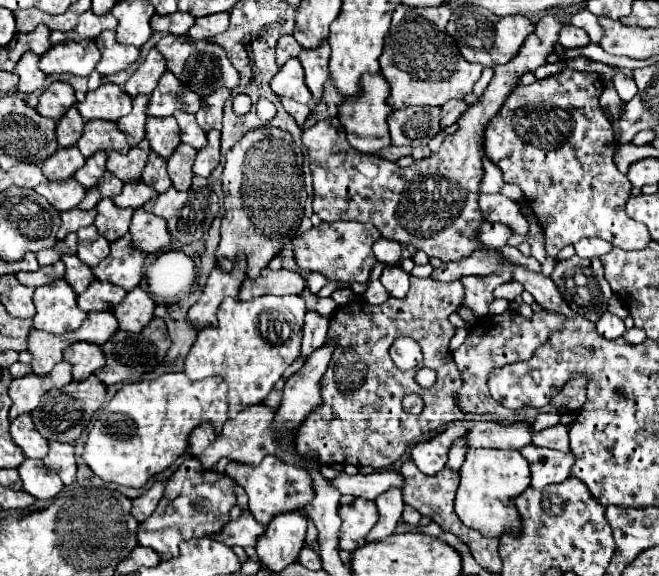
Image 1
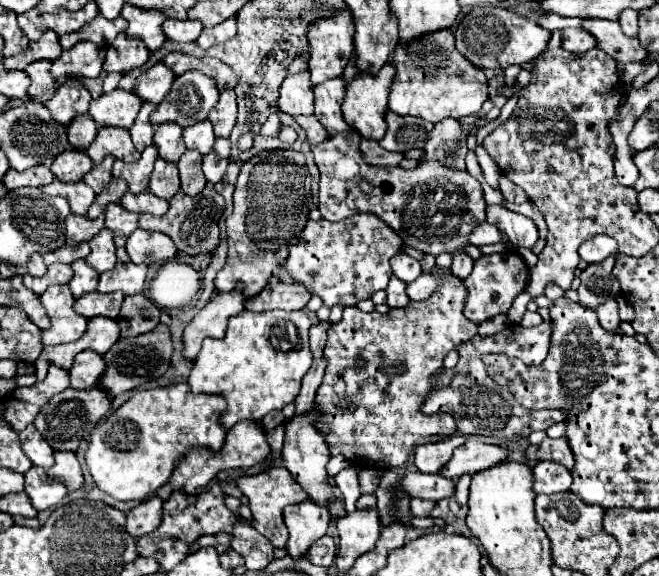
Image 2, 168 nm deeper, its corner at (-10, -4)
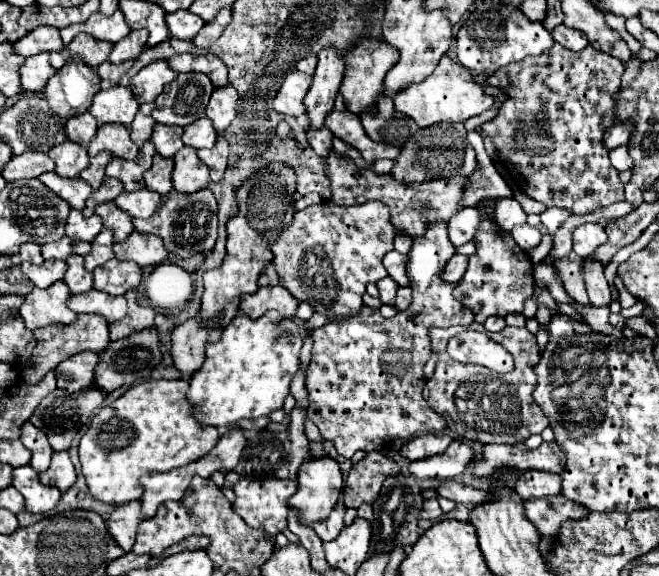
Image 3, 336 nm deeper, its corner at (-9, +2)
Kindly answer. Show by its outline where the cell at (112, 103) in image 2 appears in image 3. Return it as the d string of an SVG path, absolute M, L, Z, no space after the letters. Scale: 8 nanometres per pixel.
M113 85L111 89L103 89L95 95L89 113L103 123L121 123L125 127L131 125L139 109L139 103L129 87Z

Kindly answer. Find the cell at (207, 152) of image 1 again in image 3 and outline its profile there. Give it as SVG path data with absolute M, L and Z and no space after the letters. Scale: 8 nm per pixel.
M219 135L215 147L199 149L197 155L211 169L211 179L213 181L223 179L223 173L225 173L225 167L227 167L227 155L229 155L229 145L227 145L223 135Z

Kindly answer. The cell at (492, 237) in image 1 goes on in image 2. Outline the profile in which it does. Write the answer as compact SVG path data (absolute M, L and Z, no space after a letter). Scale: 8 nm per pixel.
M480 223L476 225L476 229L472 231L472 235L468 235L470 243L476 245L476 247L482 247L482 245L492 245L492 243L500 243L502 241L502 233L490 225L490 223Z

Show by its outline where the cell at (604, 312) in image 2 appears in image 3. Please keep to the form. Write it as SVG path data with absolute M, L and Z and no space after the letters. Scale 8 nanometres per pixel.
M591 253L591 257L583 257L583 279L585 279L585 289L589 289L589 299L595 307L605 307L611 303L611 291L607 285L607 279L603 275L603 265Z

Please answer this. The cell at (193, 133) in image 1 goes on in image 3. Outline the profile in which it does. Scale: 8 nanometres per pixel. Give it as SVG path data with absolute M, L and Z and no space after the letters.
M203 117L203 119L199 119L199 121L185 127L185 131L181 135L181 141L185 145L195 147L195 149L199 149L199 147L211 149L217 141L217 133L215 133L211 121L207 121L207 117Z

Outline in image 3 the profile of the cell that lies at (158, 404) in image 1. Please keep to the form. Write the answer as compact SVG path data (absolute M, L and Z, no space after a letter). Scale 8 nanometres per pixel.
M177 379L177 381L145 381L139 383L131 389L127 389L117 401L113 401L107 407L101 407L89 421L89 429L79 441L79 461L81 461L81 471L85 477L85 483L89 487L89 493L109 505L125 505L129 501L135 501L143 493L143 485L139 483L141 475L153 473L153 471L171 471L177 467L183 467L191 461L201 459L207 455L219 441L219 433L215 427L203 427L199 425L189 409L191 403L187 401L187 389L189 381Z

